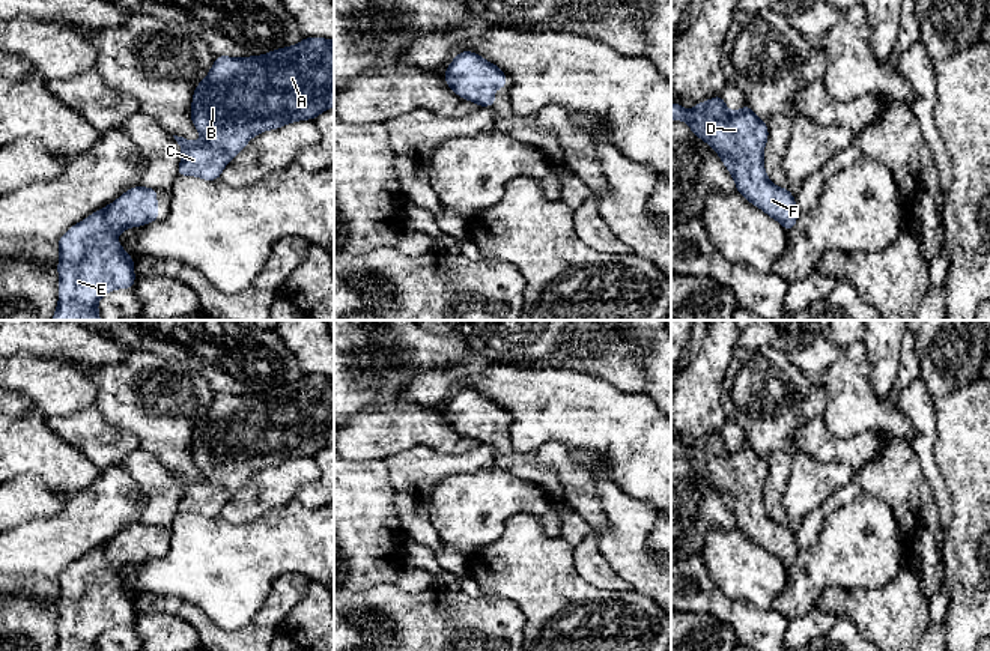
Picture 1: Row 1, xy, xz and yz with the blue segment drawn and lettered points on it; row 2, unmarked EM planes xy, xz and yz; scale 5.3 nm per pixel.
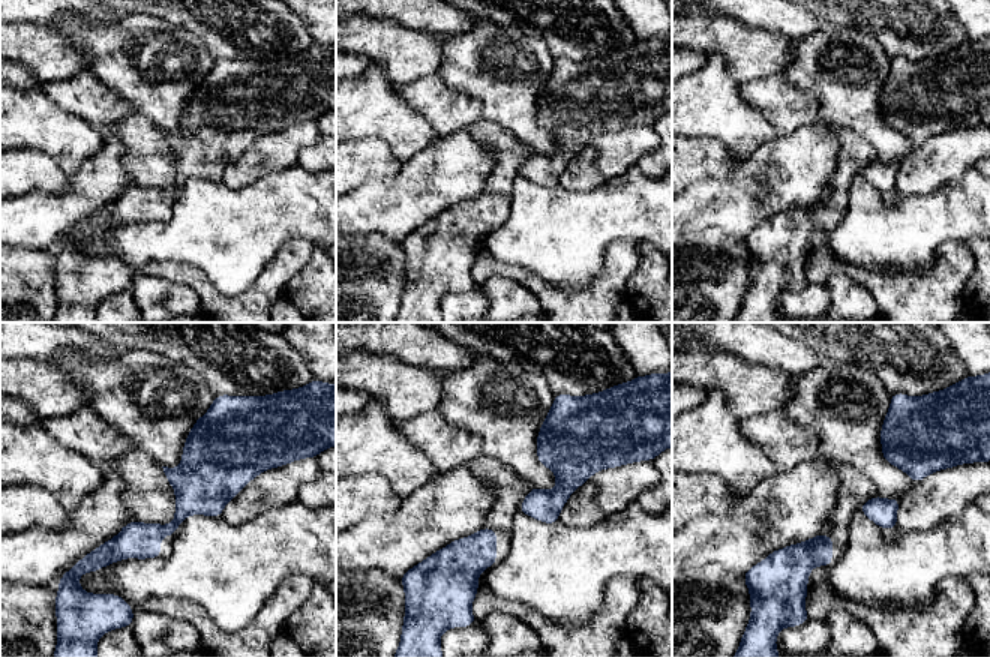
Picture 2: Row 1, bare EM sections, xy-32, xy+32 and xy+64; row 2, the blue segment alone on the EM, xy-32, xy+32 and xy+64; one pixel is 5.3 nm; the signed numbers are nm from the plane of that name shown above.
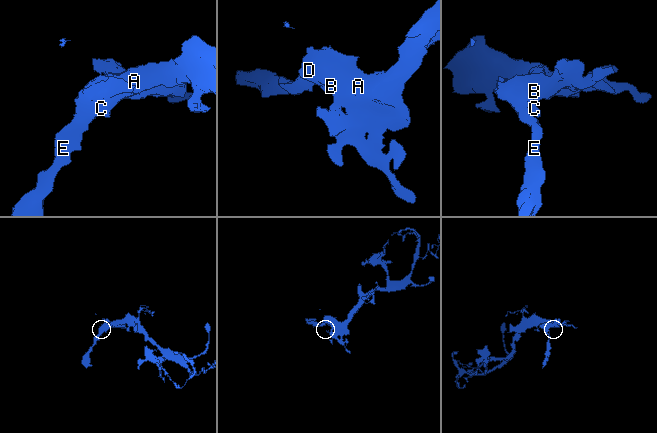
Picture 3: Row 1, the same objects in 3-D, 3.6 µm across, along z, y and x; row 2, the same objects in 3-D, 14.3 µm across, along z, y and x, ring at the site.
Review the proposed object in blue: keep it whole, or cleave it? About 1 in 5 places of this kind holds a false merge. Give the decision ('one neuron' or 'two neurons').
one neuron

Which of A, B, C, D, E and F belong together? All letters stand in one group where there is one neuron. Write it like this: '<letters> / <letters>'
A B C D E F

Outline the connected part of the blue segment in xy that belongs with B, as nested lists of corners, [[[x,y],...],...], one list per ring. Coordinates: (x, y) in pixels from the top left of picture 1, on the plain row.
[[[304,374],[299,380],[262,392],[214,395],[209,410],[197,421],[190,447],[202,477],[173,472],[182,486],[178,513],[218,517],[223,505],[257,471],[292,459],[314,457],[334,444],[334,376]]]

